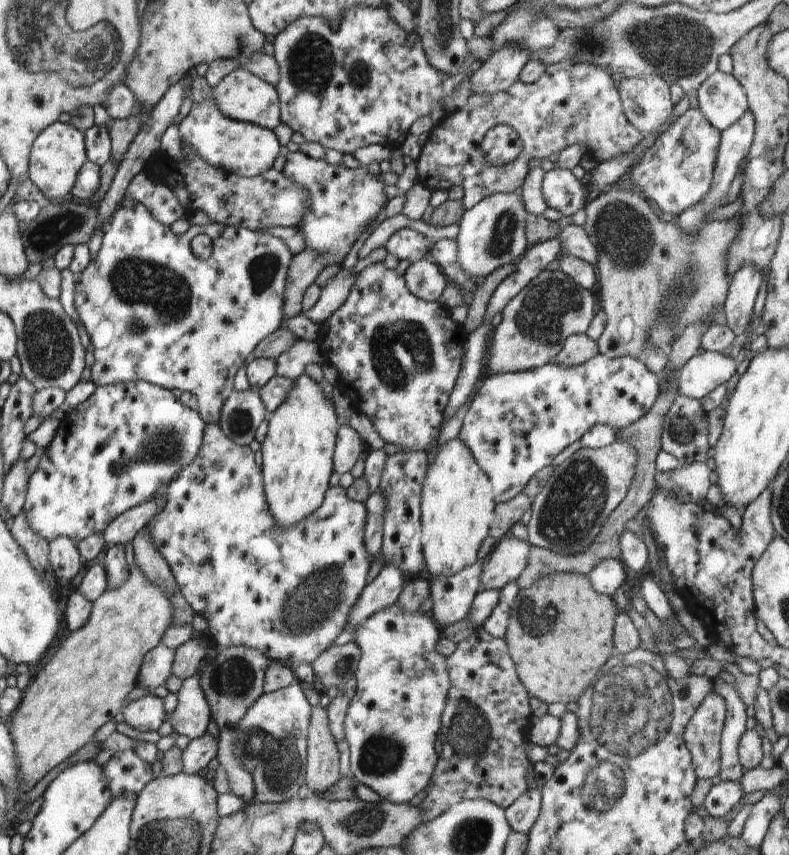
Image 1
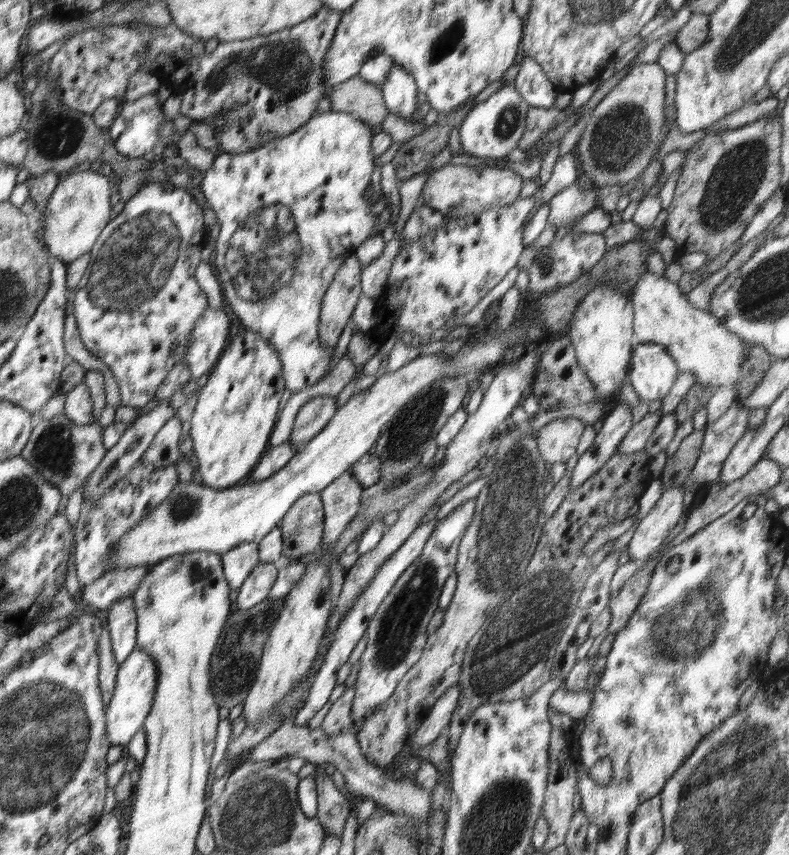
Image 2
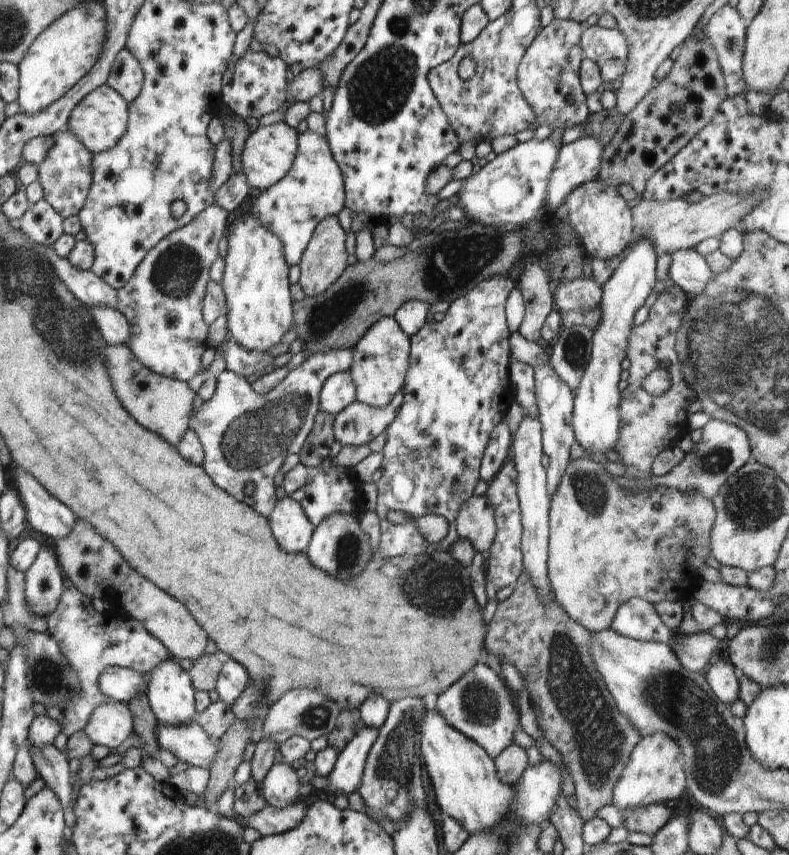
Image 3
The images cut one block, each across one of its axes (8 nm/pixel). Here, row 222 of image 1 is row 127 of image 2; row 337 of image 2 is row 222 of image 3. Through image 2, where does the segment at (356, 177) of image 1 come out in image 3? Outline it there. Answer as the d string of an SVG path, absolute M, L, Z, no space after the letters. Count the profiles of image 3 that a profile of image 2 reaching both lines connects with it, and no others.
M308 129L298 135L297 148L292 168L282 180L256 198L252 210L260 222L282 240L288 266L301 261L317 224L328 216L338 216L345 207L346 196L342 171L332 156L326 137Z

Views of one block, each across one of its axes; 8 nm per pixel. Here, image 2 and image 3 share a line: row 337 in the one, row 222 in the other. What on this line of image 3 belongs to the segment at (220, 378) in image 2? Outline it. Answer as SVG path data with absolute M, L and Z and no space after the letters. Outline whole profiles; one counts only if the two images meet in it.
M253 212L236 219L227 240L228 251L224 258L221 285L227 306L224 315L228 337L246 350L267 353L282 341L284 334L292 328L294 318L289 268L282 240L270 232Z

